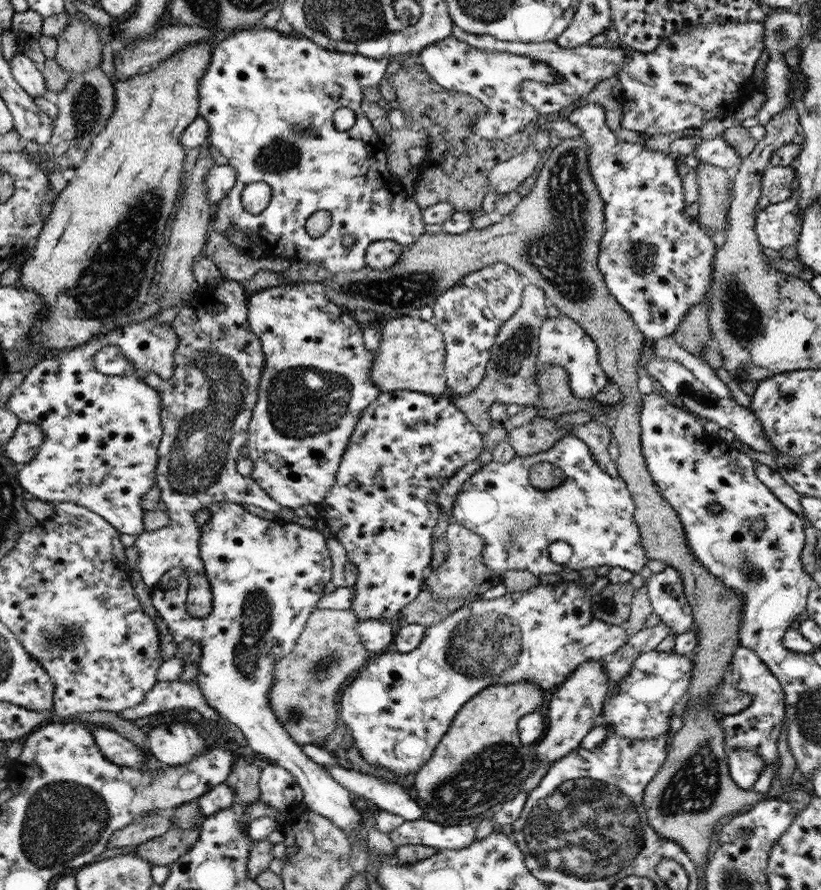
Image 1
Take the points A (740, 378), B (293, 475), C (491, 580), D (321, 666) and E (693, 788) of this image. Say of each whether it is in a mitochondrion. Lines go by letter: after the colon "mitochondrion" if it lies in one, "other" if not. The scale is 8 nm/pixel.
A: other
B: other
C: other
D: mitochondrion
E: mitochondrion

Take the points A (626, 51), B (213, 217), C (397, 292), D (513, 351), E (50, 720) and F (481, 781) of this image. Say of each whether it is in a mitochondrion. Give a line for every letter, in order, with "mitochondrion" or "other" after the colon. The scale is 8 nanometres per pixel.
A: other
B: other
C: mitochondrion
D: mitochondrion
E: other
F: mitochondrion

